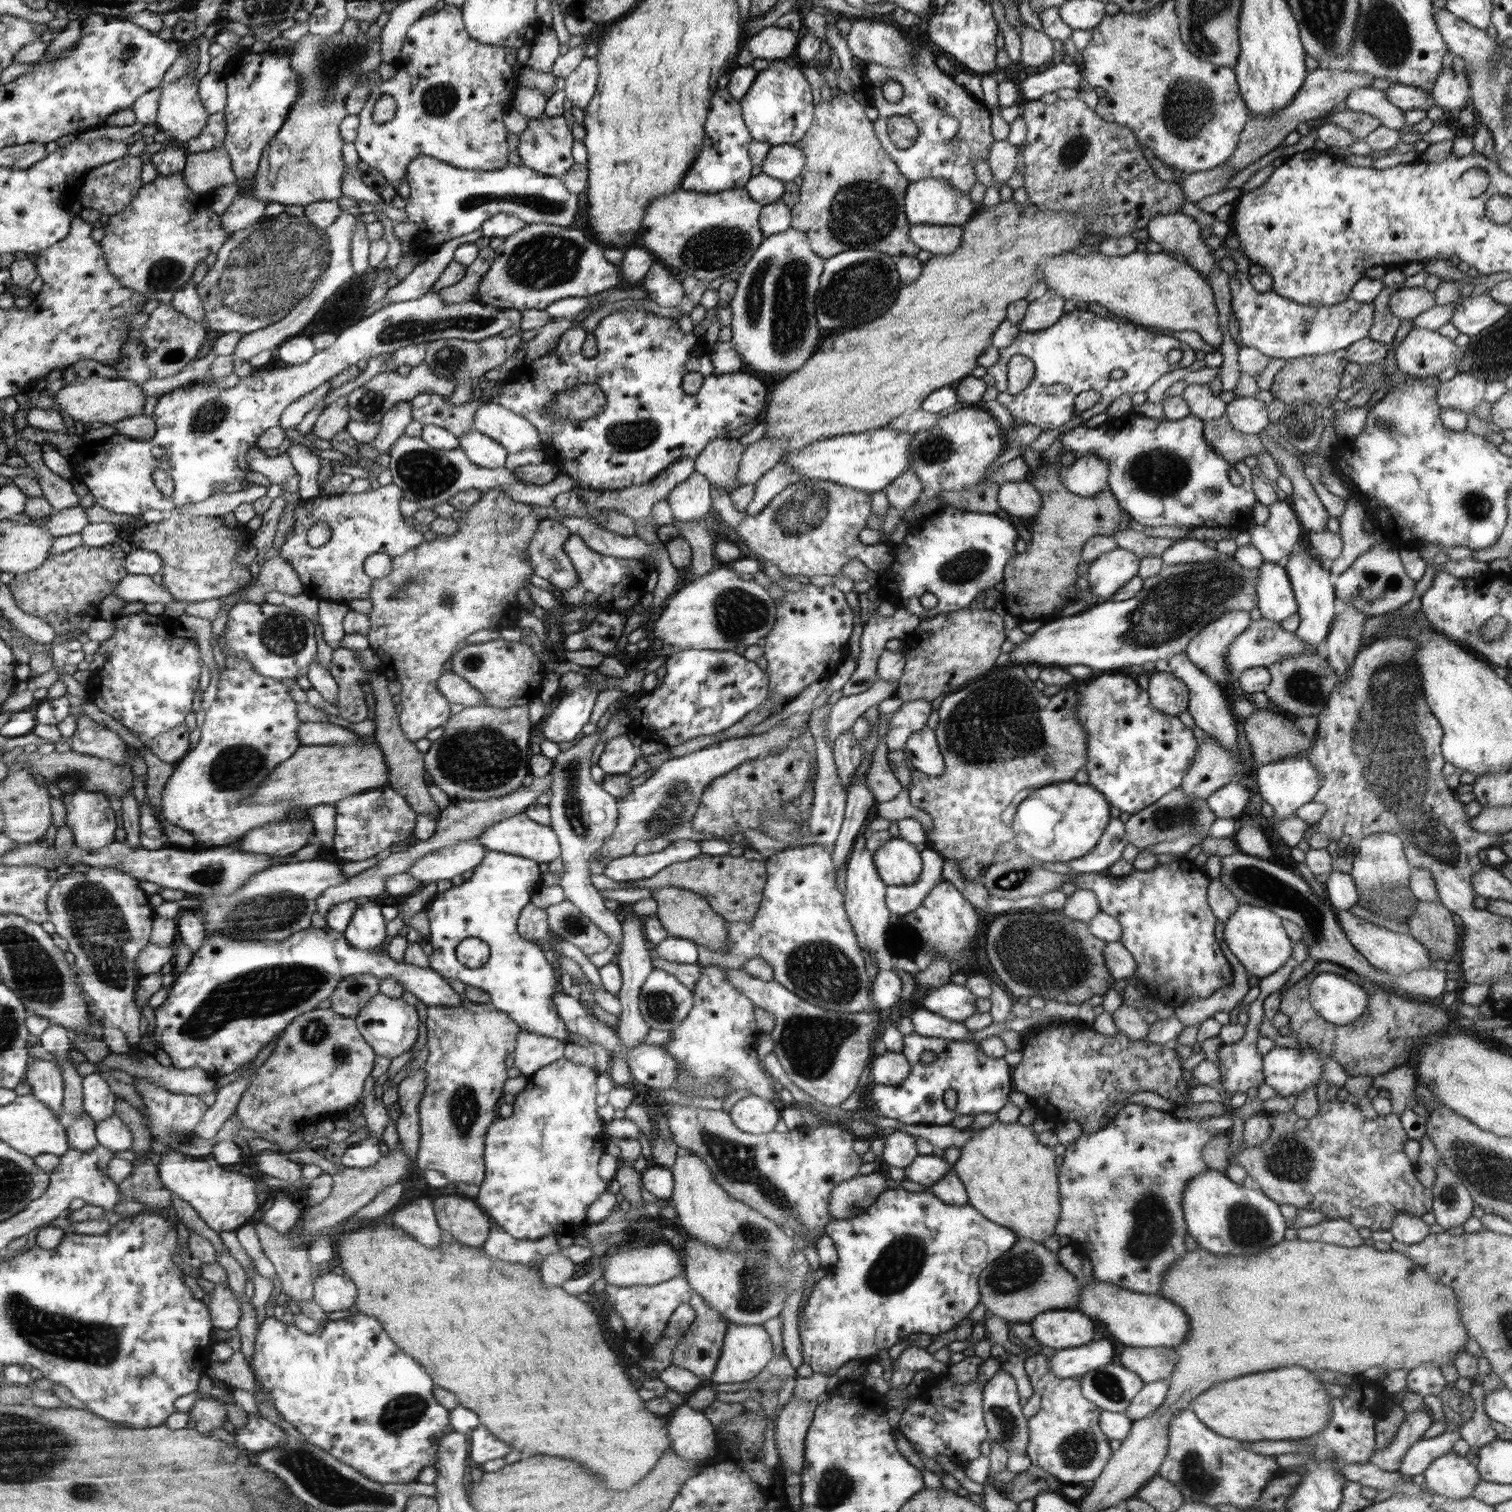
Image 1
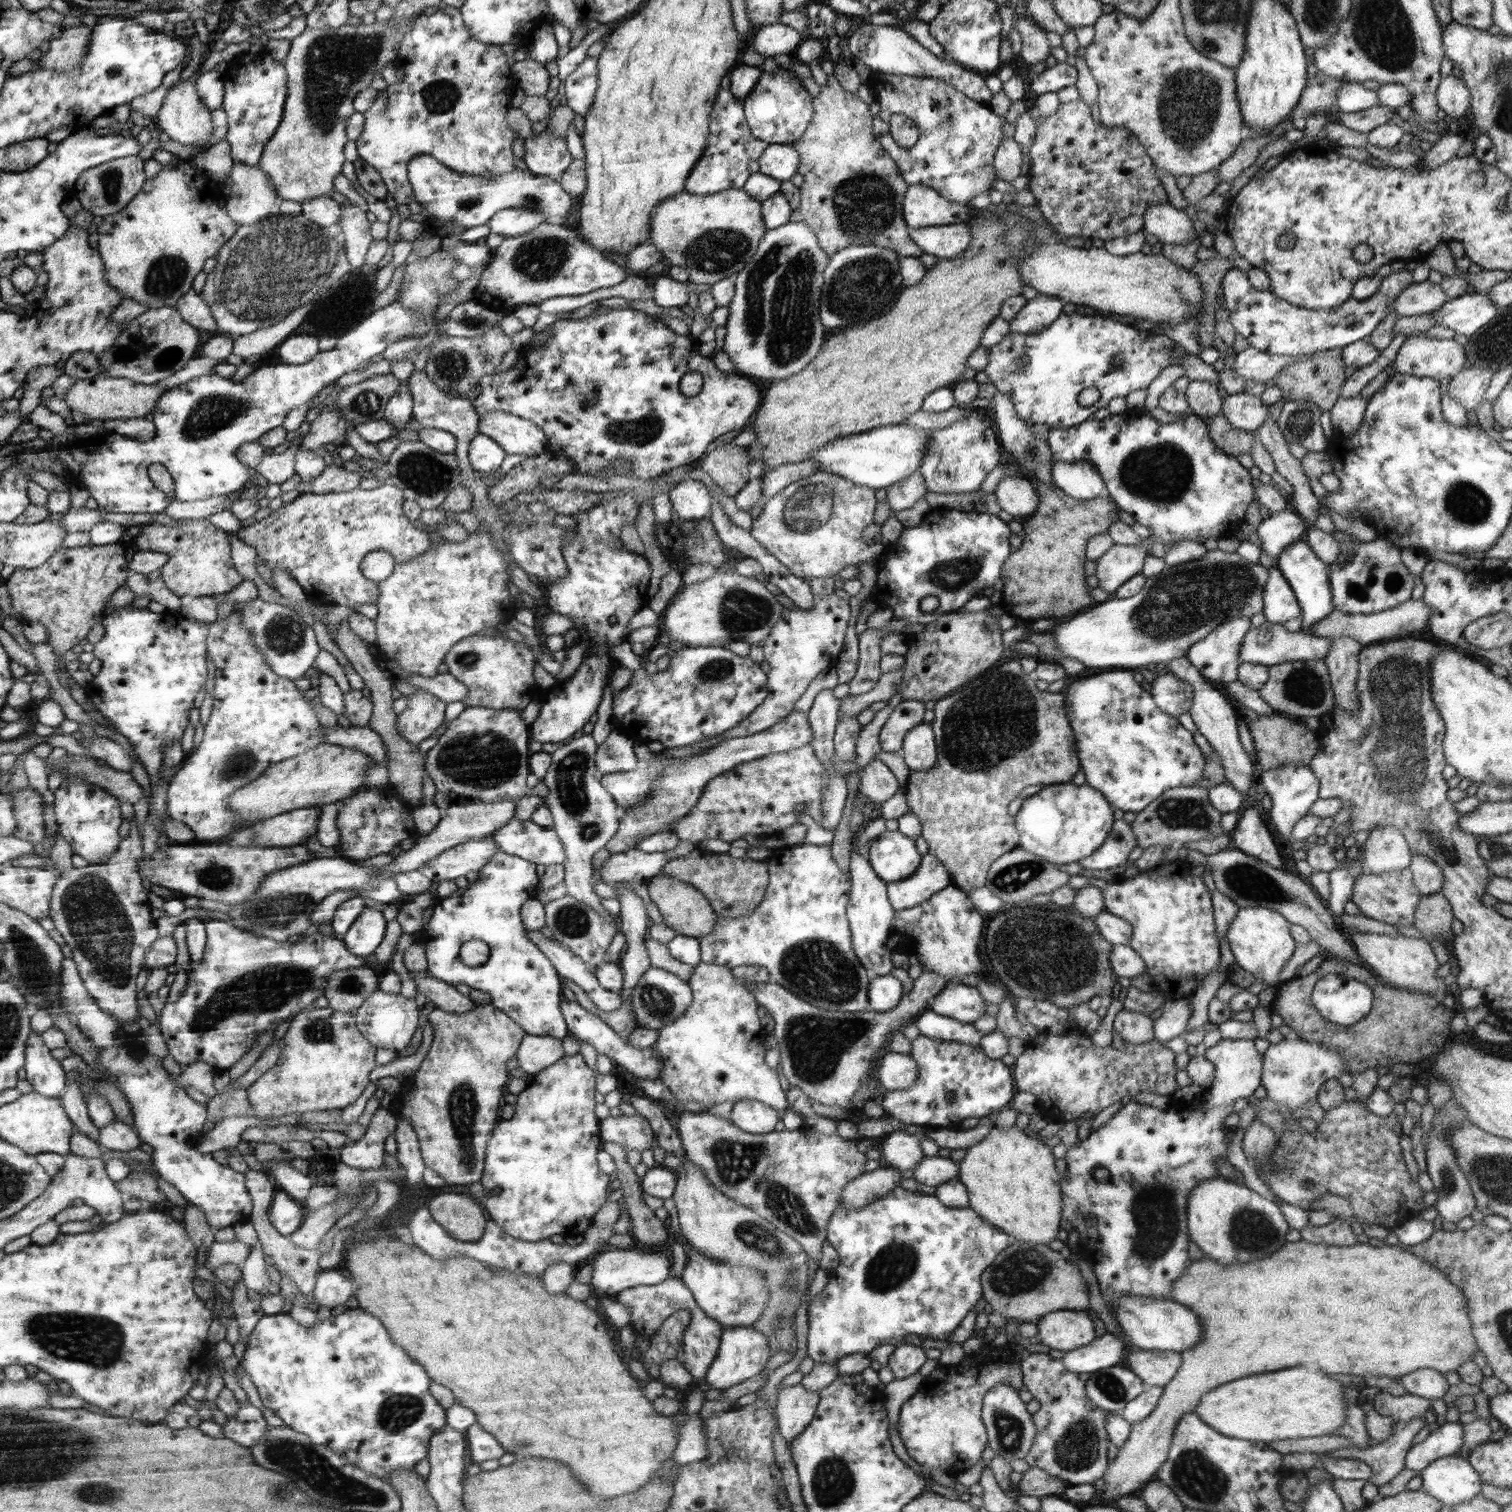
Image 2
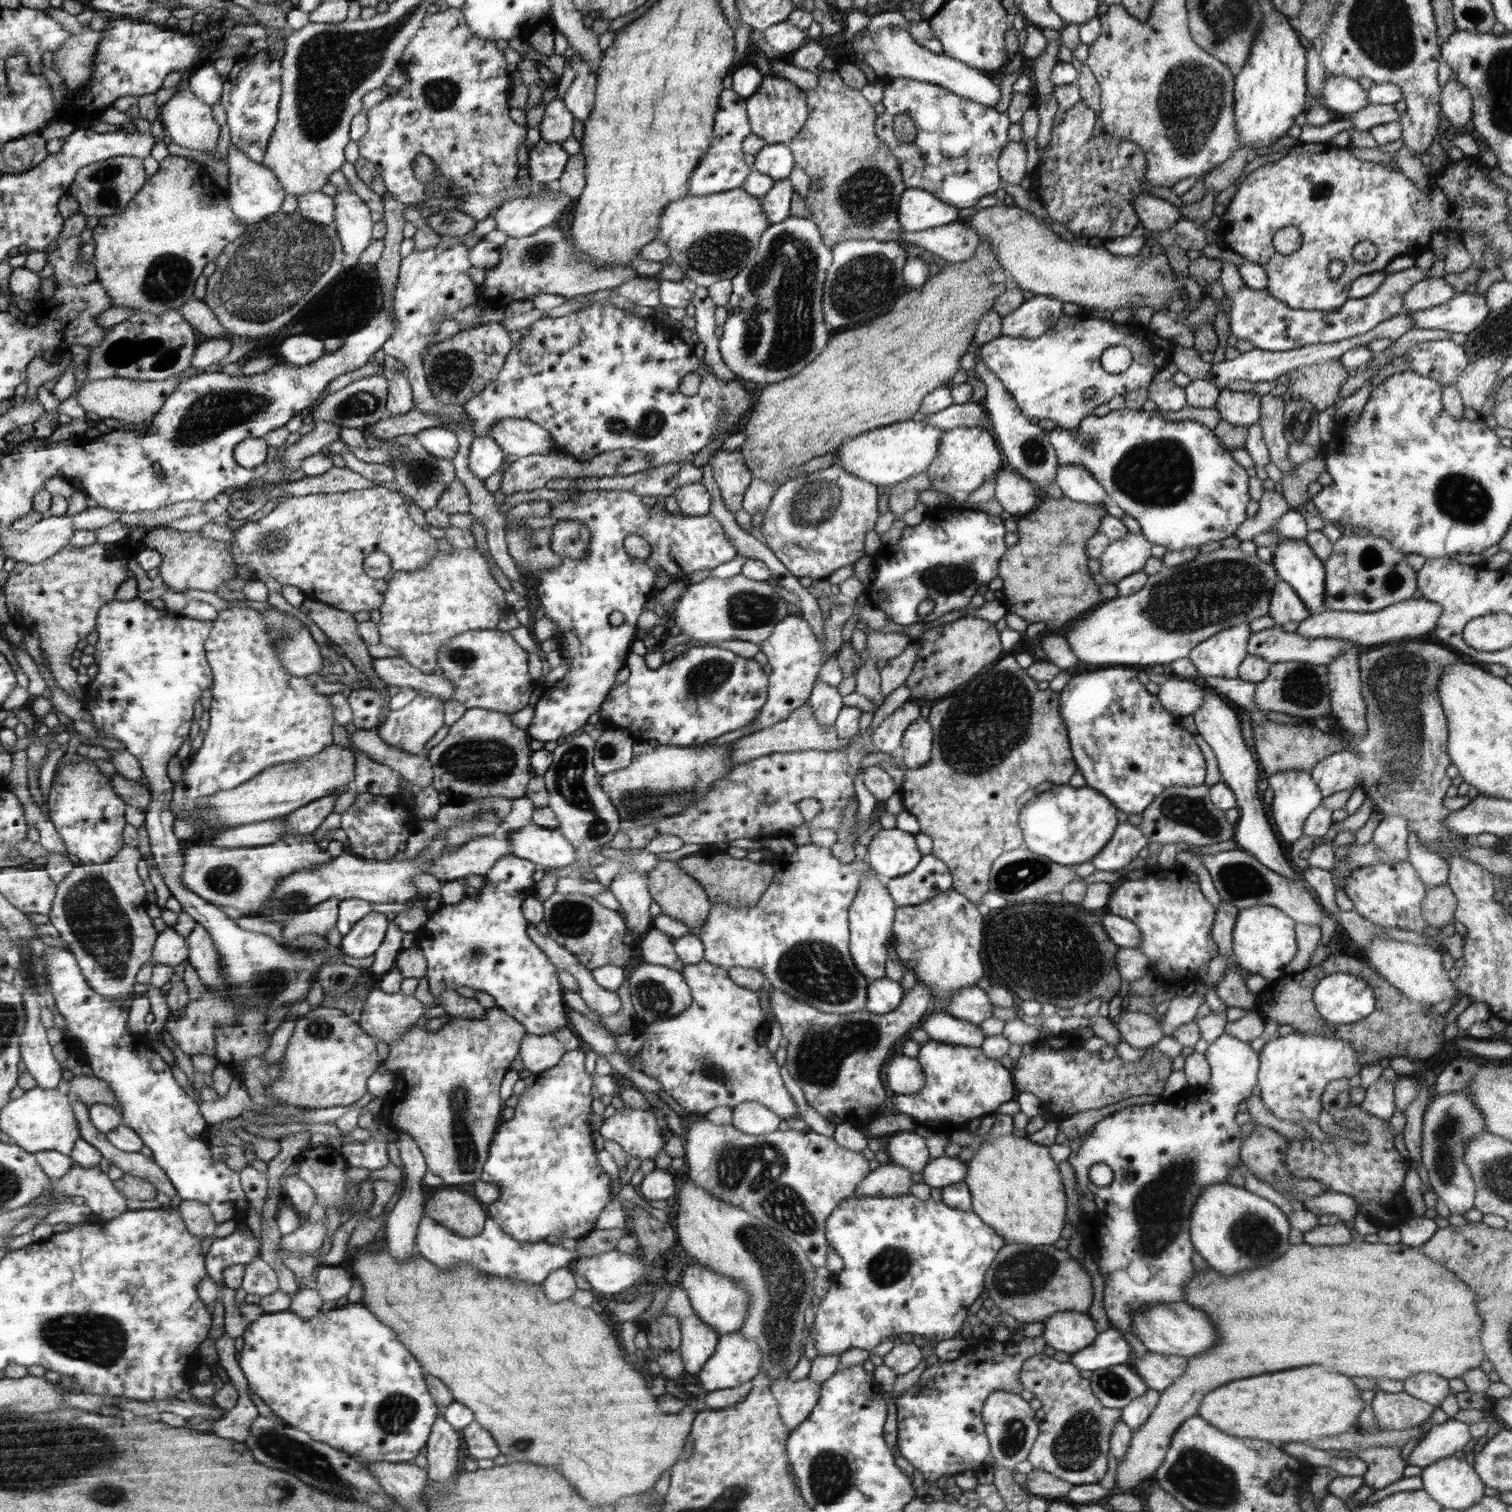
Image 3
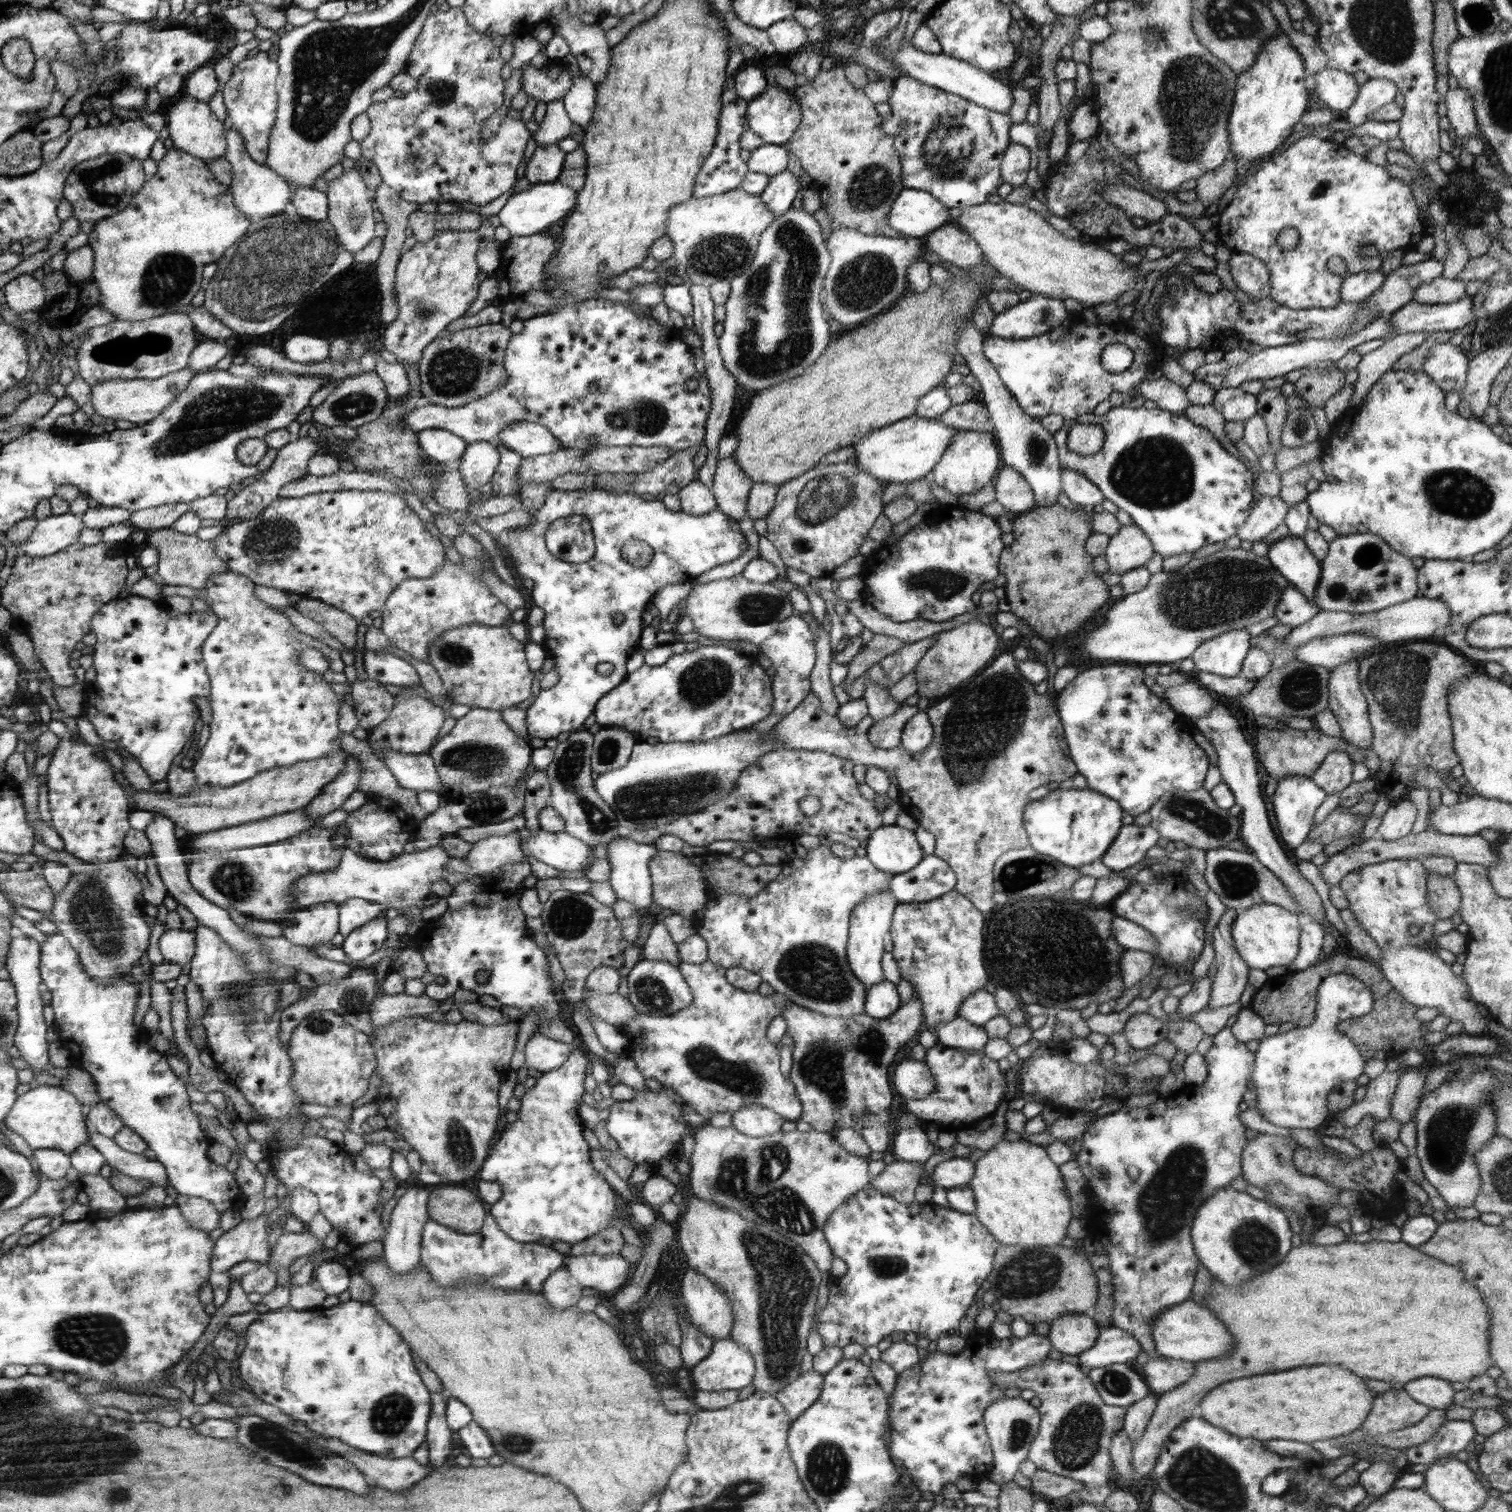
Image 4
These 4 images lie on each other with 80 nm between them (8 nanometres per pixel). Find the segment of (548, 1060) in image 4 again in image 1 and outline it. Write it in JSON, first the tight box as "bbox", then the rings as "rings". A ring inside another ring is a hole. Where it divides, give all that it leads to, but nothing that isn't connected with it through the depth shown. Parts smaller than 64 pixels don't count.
{"bbox":[514,1032,565,1075],"rings":[[[525,1032],[516,1040],[514,1065],[522,1075],[532,1075],[539,1068],[563,1058],[565,1044],[565,1041],[555,1037]]]}

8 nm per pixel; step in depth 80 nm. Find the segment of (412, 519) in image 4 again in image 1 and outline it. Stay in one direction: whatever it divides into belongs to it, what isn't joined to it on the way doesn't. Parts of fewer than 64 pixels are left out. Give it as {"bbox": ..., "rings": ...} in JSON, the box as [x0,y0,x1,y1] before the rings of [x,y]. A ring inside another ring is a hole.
{"bbox":[276,483,424,604],"rings":[[[390,483],[376,489],[368,489],[361,493],[343,493],[337,495],[318,495],[306,500],[304,504],[296,508],[296,523],[290,532],[284,534],[284,544],[276,546],[280,552],[279,556],[288,560],[290,566],[294,567],[296,574],[304,586],[305,593],[314,598],[334,601],[335,603],[347,604],[357,598],[368,599],[371,596],[372,580],[364,573],[364,562],[368,556],[384,552],[388,556],[400,557],[416,547],[424,544],[422,532],[414,530],[412,526],[404,524],[400,514],[400,500],[402,500],[403,489],[399,485]],[[324,521],[330,524],[330,540],[320,548],[312,548],[307,542],[308,528],[312,524]]]}

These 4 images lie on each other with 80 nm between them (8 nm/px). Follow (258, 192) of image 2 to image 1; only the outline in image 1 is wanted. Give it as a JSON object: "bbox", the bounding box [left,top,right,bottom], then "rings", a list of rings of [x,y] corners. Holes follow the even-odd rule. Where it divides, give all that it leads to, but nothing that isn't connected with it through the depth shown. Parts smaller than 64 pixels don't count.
{"bbox":[221,178,269,234],"rings":[[[237,178],[237,180],[240,189],[231,205],[221,215],[221,221],[228,234],[252,226],[265,218],[264,212],[266,205],[269,204],[268,201],[253,195],[255,178]]]}

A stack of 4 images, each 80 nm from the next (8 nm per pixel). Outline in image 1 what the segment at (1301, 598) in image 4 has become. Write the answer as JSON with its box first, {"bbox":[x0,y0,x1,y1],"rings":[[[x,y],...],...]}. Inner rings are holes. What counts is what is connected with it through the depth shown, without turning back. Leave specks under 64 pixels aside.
{"bbox":[1256,561,1297,623],"rings":[[[1264,561],[1256,570],[1257,607],[1262,617],[1281,623],[1296,614],[1297,600],[1284,565]]]}

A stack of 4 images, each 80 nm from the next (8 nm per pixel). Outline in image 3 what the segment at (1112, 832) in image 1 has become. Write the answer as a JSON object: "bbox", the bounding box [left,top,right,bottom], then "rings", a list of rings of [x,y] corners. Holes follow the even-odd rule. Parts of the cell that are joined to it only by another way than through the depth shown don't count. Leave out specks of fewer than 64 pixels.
{"bbox":[1089,822,1149,871],"rings":[[[1128,822],[1120,823],[1112,838],[1108,841],[1108,844],[1094,857],[1089,861],[1098,869],[1098,870],[1109,870],[1109,871],[1118,871],[1124,868],[1127,864],[1130,864],[1132,860],[1138,857],[1138,852],[1142,848],[1146,848],[1149,844],[1147,839],[1148,835],[1145,835],[1141,828],[1134,826]]]}

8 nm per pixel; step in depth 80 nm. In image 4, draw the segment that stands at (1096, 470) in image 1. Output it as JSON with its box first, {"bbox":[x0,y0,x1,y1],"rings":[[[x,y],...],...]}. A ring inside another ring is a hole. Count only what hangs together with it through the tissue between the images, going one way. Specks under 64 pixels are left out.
{"bbox":[1061,469,1106,509],"rings":[[[1063,469],[1061,481],[1063,493],[1080,507],[1096,509],[1106,500],[1103,492],[1080,472]]]}

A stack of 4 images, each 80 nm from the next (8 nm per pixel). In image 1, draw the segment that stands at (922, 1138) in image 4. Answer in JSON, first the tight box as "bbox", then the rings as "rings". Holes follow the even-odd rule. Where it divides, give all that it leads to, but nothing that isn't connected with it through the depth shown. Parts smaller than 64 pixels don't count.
{"bbox":[881,1131,919,1168],"rings":[[[895,1131],[885,1136],[881,1154],[882,1160],[894,1168],[910,1166],[919,1155],[916,1150],[916,1139],[916,1137],[902,1131]]]}

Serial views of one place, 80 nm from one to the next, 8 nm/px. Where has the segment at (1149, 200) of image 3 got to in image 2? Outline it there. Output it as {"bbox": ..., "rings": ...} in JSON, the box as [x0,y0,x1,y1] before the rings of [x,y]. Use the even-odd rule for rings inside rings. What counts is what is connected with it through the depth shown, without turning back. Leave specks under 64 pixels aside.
{"bbox":[1143,203,1196,244],"rings":[[[1172,203],[1150,205],[1143,219],[1145,232],[1156,236],[1162,244],[1189,244],[1196,234],[1189,216]]]}

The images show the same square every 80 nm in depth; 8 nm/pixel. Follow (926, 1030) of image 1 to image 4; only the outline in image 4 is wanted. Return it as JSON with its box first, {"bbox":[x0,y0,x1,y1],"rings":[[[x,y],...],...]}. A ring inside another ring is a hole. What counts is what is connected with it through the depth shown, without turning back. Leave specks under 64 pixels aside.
{"bbox":[932,1017,990,1054],"rings":[[[960,1017],[944,1022],[942,1025],[936,1025],[932,1032],[937,1036],[939,1044],[949,1048],[963,1049],[970,1054],[983,1051],[990,1039],[983,1027],[971,1024]]]}

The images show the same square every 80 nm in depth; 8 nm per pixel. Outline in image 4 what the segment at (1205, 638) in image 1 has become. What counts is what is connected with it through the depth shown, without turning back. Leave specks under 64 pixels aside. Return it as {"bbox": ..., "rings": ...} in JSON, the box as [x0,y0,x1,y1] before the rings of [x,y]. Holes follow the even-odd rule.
{"bbox":[1191,628,1251,677],"rings":[[[1246,628],[1224,632],[1200,645],[1191,659],[1197,671],[1223,677],[1239,676],[1244,659],[1251,650],[1250,639]]]}

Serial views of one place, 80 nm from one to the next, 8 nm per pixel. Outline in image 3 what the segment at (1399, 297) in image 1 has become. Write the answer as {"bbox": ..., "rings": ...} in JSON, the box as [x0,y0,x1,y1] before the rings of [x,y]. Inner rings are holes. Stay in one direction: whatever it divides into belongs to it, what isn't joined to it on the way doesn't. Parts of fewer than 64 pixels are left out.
{"bbox":[1404,277,1457,313],"rings":[[[1444,277],[1421,280],[1405,294],[1404,313],[1420,312],[1445,304],[1457,295],[1457,290]]]}

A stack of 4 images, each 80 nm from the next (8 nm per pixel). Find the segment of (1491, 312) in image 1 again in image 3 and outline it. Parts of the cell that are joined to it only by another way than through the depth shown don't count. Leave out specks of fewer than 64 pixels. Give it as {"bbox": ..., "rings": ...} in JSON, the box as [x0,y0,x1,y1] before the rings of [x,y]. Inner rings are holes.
{"bbox":[1407,292,1490,333],"rings":[[[1466,292],[1457,293],[1452,300],[1428,310],[1407,314],[1416,328],[1446,330],[1453,333],[1472,332],[1490,314],[1486,298]]]}

